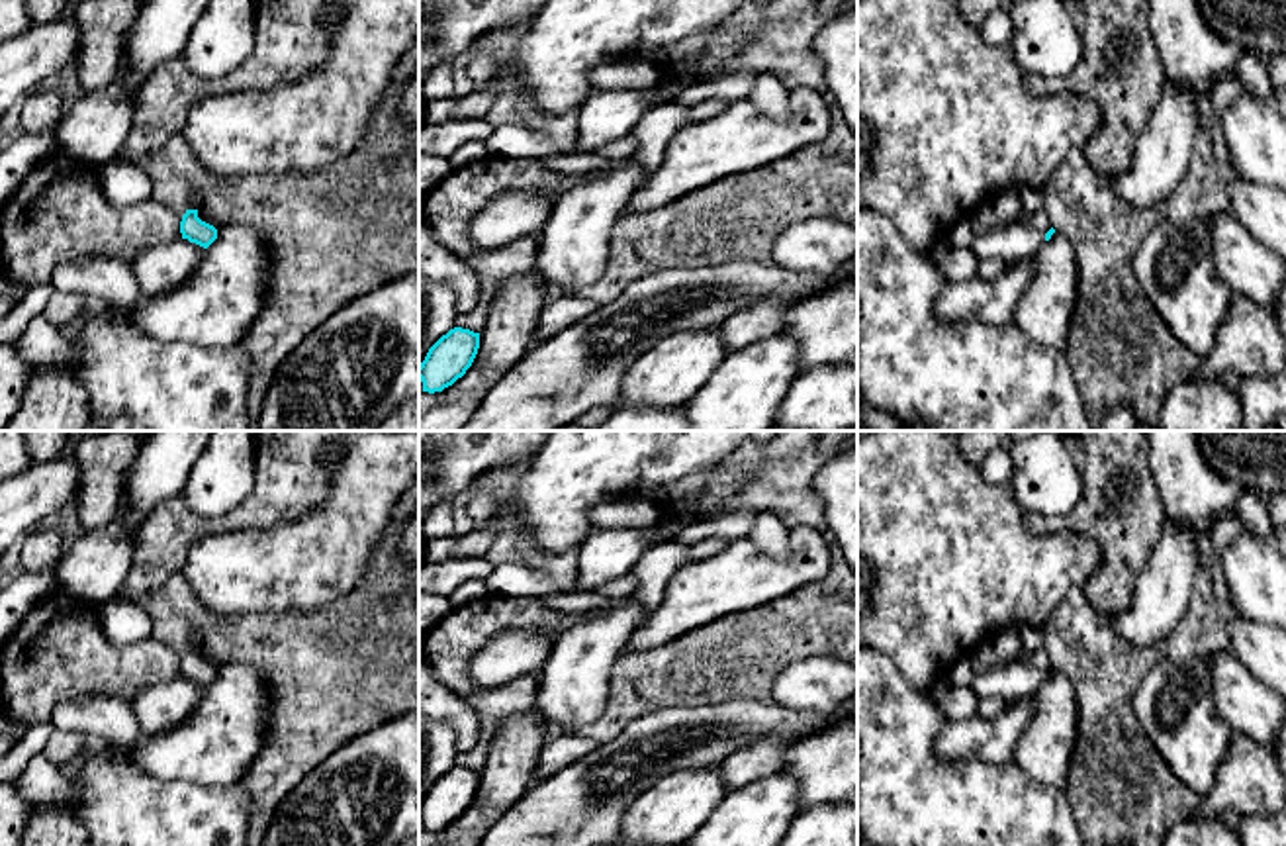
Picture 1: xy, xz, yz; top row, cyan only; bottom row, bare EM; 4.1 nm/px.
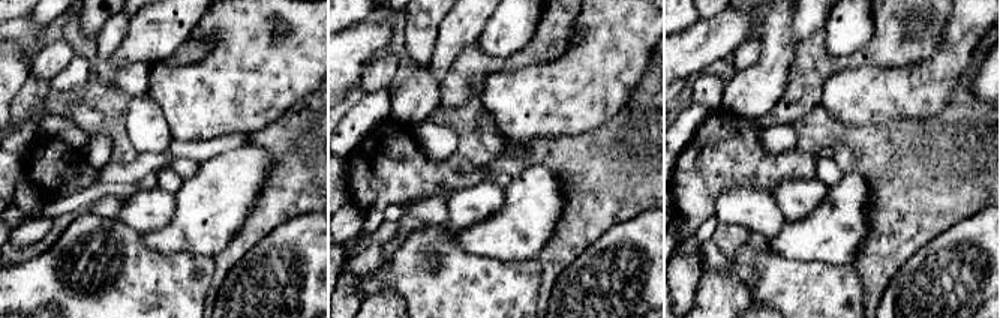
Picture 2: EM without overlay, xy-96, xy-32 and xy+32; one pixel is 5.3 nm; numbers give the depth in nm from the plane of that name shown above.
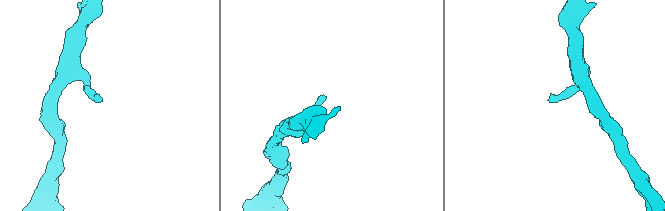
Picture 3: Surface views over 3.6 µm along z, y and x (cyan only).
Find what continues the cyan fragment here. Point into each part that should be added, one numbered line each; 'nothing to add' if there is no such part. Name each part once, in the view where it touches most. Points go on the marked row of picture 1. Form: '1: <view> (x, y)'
1: yz (1010, 241)

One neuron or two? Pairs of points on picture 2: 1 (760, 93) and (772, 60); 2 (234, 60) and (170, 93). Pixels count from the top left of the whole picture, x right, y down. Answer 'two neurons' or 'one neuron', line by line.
1: one neuron
2: one neuron

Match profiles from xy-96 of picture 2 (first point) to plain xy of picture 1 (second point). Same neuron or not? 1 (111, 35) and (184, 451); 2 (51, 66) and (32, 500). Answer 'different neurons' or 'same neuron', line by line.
1: same neuron
2: different neurons

